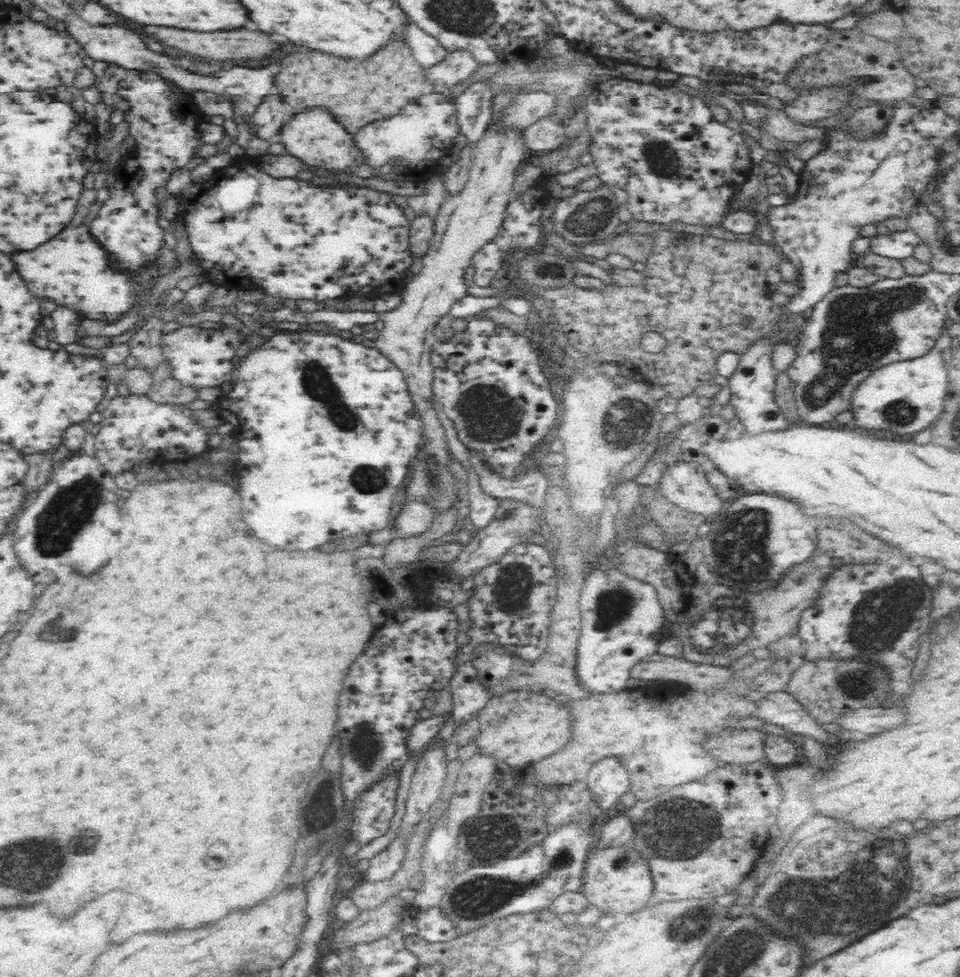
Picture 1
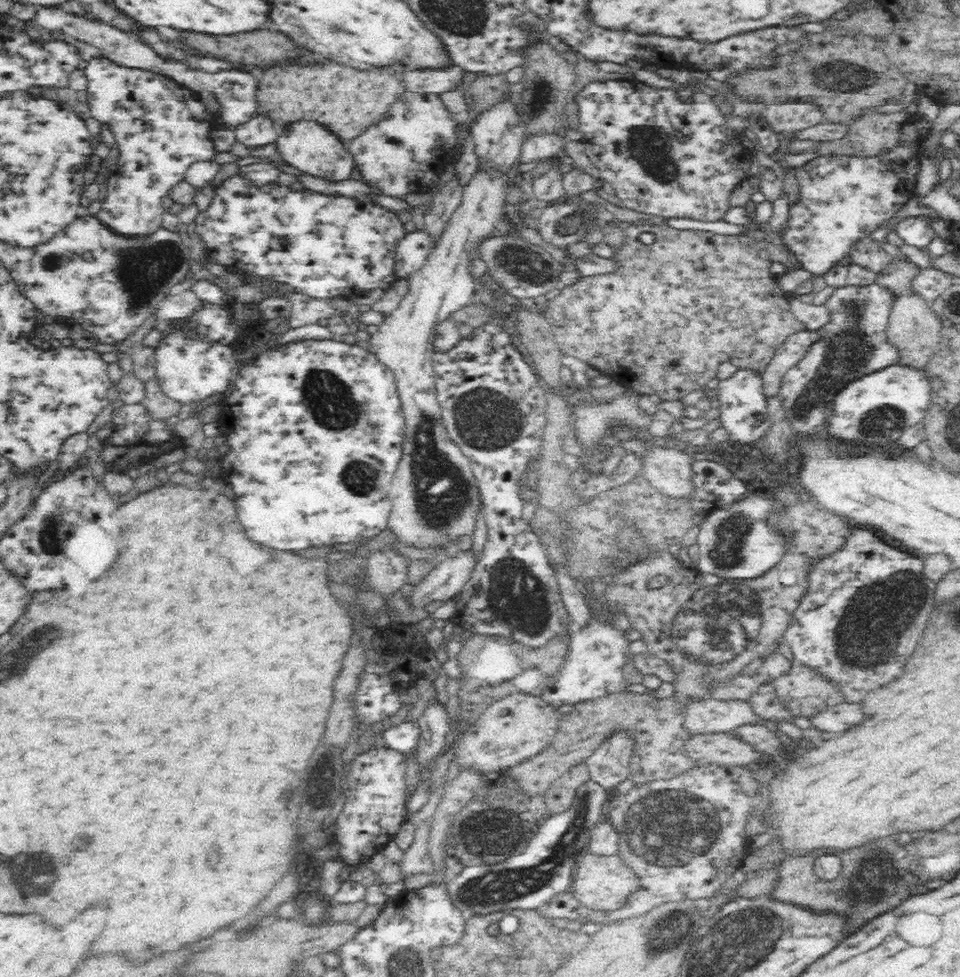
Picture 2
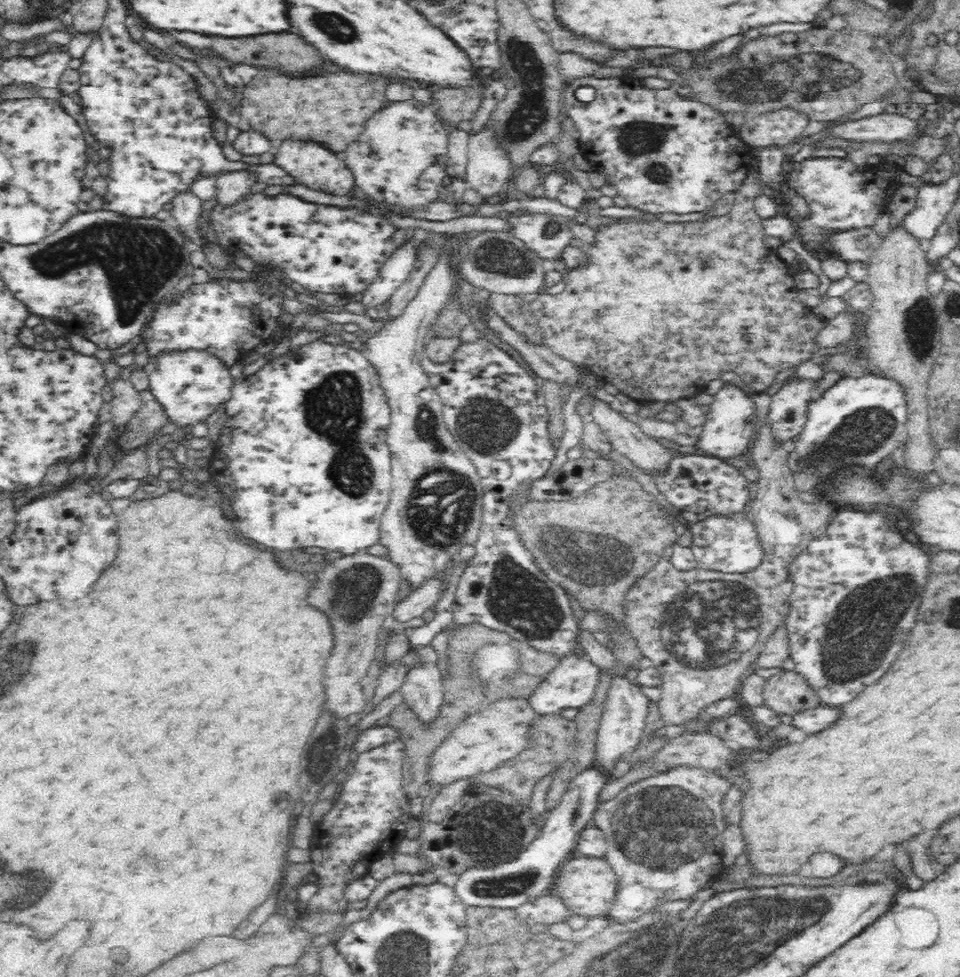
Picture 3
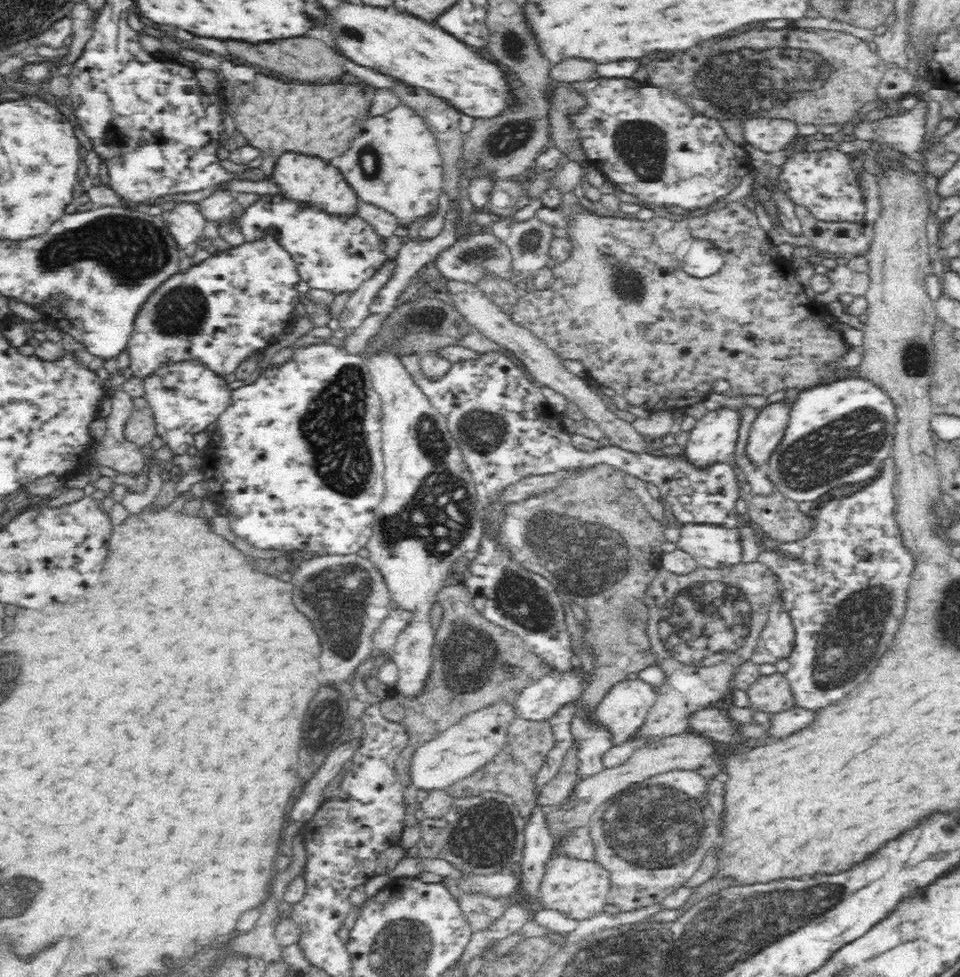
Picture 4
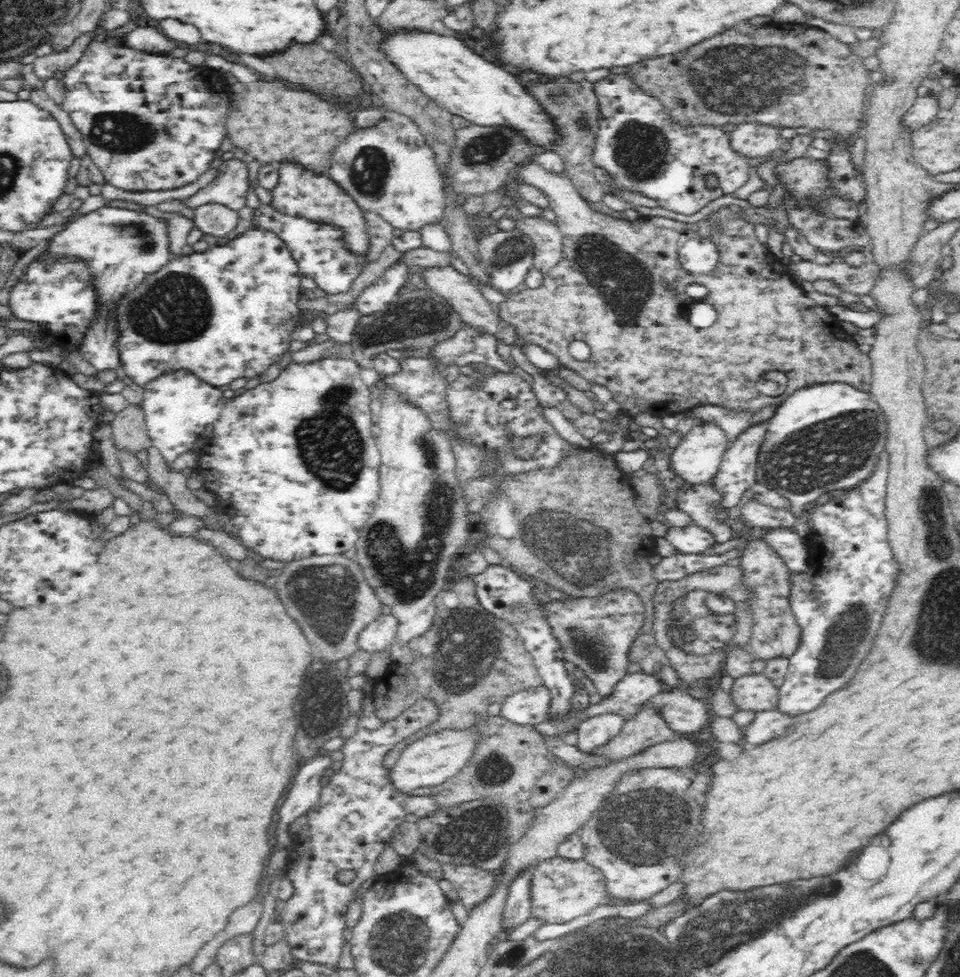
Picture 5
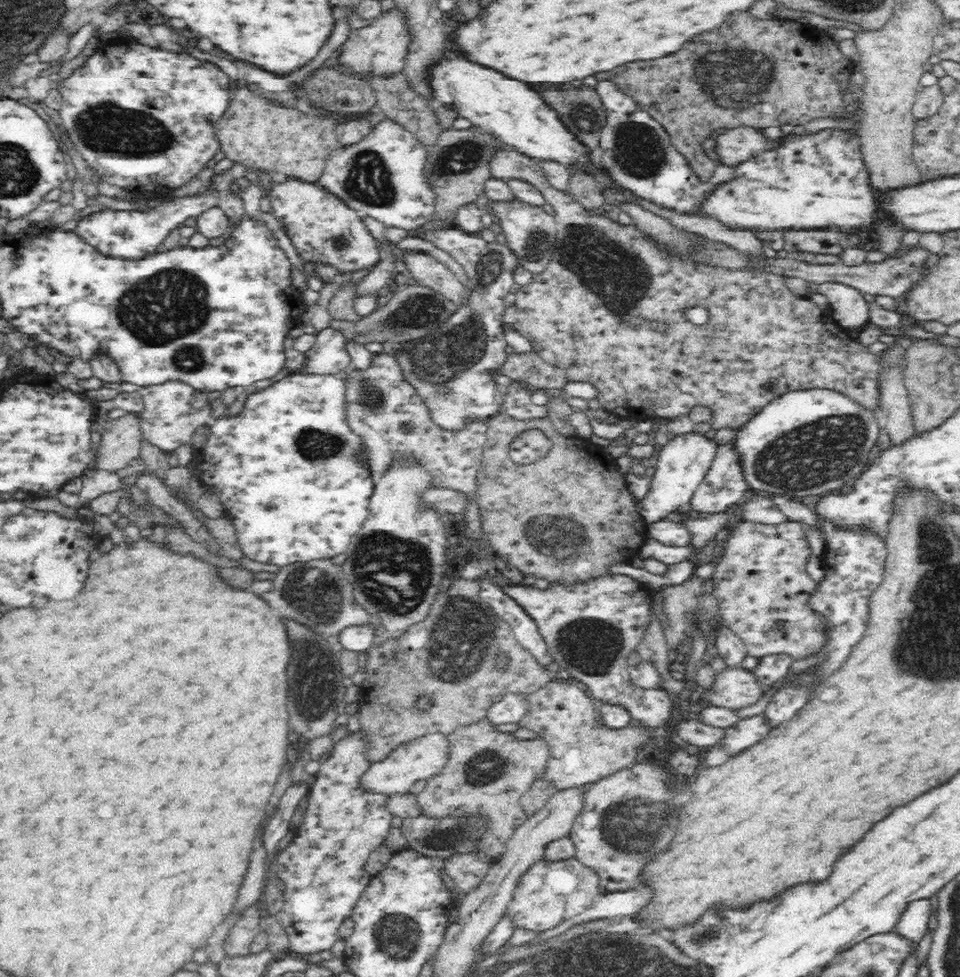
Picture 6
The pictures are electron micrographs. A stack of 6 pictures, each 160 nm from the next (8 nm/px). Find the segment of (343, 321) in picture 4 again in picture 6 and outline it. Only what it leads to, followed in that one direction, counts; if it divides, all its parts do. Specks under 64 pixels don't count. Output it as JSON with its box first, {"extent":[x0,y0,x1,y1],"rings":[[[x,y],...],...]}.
{"extent":[298,326,351,374],"rings":[[[332,326],[313,336],[312,348],[306,353],[308,362],[298,373],[336,374],[346,370],[351,362],[345,335]]]}

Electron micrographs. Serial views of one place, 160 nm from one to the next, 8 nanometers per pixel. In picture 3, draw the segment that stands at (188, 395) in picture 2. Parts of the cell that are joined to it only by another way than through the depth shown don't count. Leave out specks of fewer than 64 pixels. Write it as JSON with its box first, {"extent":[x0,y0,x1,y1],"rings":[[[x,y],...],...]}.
{"extent":[142,349,234,427],"rings":[[[198,349],[160,351],[142,365],[149,378],[149,389],[164,405],[169,421],[177,427],[194,426],[195,421],[208,417],[214,409],[230,398],[234,378],[230,365],[214,353]]]}

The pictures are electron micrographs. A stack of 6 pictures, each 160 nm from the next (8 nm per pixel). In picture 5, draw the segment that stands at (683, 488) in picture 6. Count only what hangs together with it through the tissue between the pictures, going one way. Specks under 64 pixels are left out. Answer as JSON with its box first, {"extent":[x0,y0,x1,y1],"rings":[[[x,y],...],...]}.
{"extent":[670,425,729,483],"rings":[[[694,425],[674,448],[670,456],[672,469],[688,483],[708,482],[719,472],[729,442],[717,425]]]}

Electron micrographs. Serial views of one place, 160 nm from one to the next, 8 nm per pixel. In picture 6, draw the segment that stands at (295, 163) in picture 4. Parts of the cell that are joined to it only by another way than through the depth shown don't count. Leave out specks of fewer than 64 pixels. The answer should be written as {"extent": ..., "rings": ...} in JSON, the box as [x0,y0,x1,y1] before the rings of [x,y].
{"extent":[269,177,380,272],"rings":[[[282,177],[269,195],[273,216],[287,227],[291,244],[304,262],[324,262],[348,272],[365,272],[380,261],[380,244],[363,223],[363,216],[324,186],[294,177]]]}

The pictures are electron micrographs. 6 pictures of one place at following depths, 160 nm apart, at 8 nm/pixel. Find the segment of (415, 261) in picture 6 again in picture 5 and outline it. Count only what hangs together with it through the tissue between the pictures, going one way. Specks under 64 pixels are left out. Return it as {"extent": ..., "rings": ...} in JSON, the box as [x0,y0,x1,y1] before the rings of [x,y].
{"extent":[423,268,530,348],"rings":[[[423,268],[424,280],[427,288],[438,293],[463,319],[466,327],[475,329],[481,334],[488,334],[498,340],[498,342],[506,343],[514,348],[526,348],[530,342],[525,340],[517,329],[505,322],[499,315],[496,305],[489,302],[482,294],[482,290],[472,284],[465,275],[458,273],[454,268]]]}

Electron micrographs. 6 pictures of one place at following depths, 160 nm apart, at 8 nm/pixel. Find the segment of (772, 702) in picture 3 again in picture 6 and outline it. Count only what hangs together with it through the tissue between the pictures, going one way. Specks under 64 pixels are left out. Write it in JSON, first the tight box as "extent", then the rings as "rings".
{"extent":[703,667,765,711],"rings":[[[727,667],[716,674],[715,683],[710,690],[704,692],[703,699],[714,706],[738,711],[740,708],[756,704],[763,696],[765,691],[753,671],[742,667]]]}

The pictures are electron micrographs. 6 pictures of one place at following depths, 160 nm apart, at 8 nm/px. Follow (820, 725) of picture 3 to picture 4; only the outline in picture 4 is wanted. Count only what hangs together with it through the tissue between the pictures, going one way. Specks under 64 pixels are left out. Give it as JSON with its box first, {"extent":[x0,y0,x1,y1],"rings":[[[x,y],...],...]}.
{"extent":[764,707,818,739],"rings":[[[794,707],[790,710],[772,714],[772,727],[764,727],[764,731],[776,739],[782,739],[792,734],[811,728],[816,720],[818,711],[808,710],[802,707]]]}

